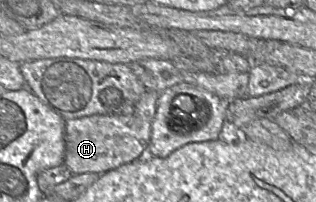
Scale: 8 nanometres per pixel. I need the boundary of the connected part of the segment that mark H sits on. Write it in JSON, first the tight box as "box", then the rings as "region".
{"box":[64,90,160,175],"region":[[[146,90],[131,112],[125,115],[91,115],[65,120],[64,164],[72,175],[116,169],[146,155],[160,93]]]}

